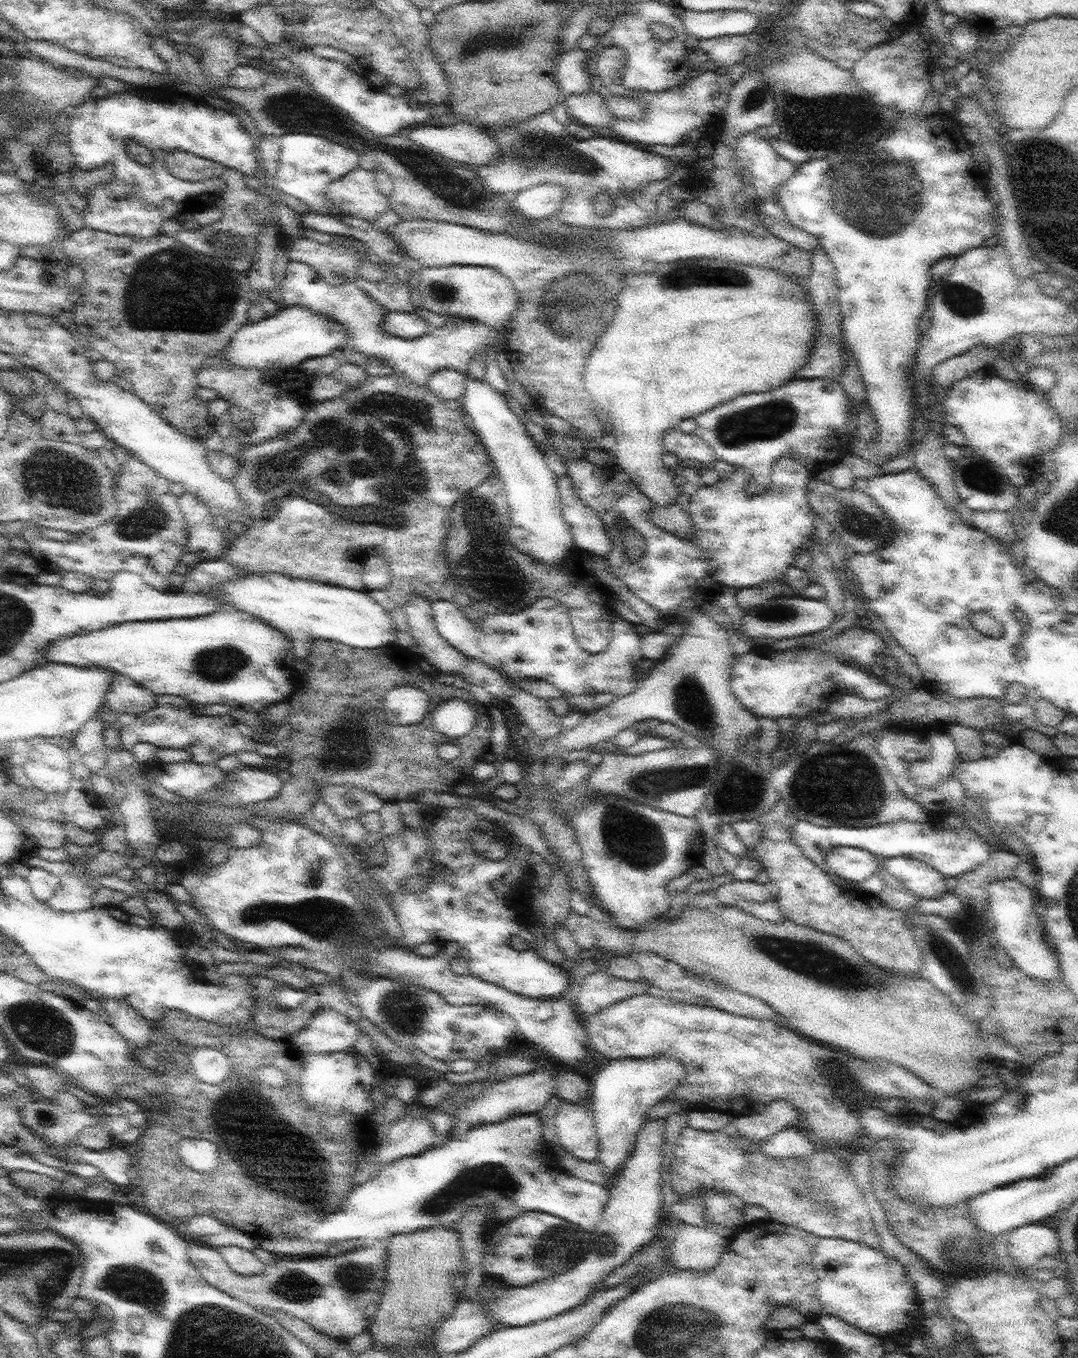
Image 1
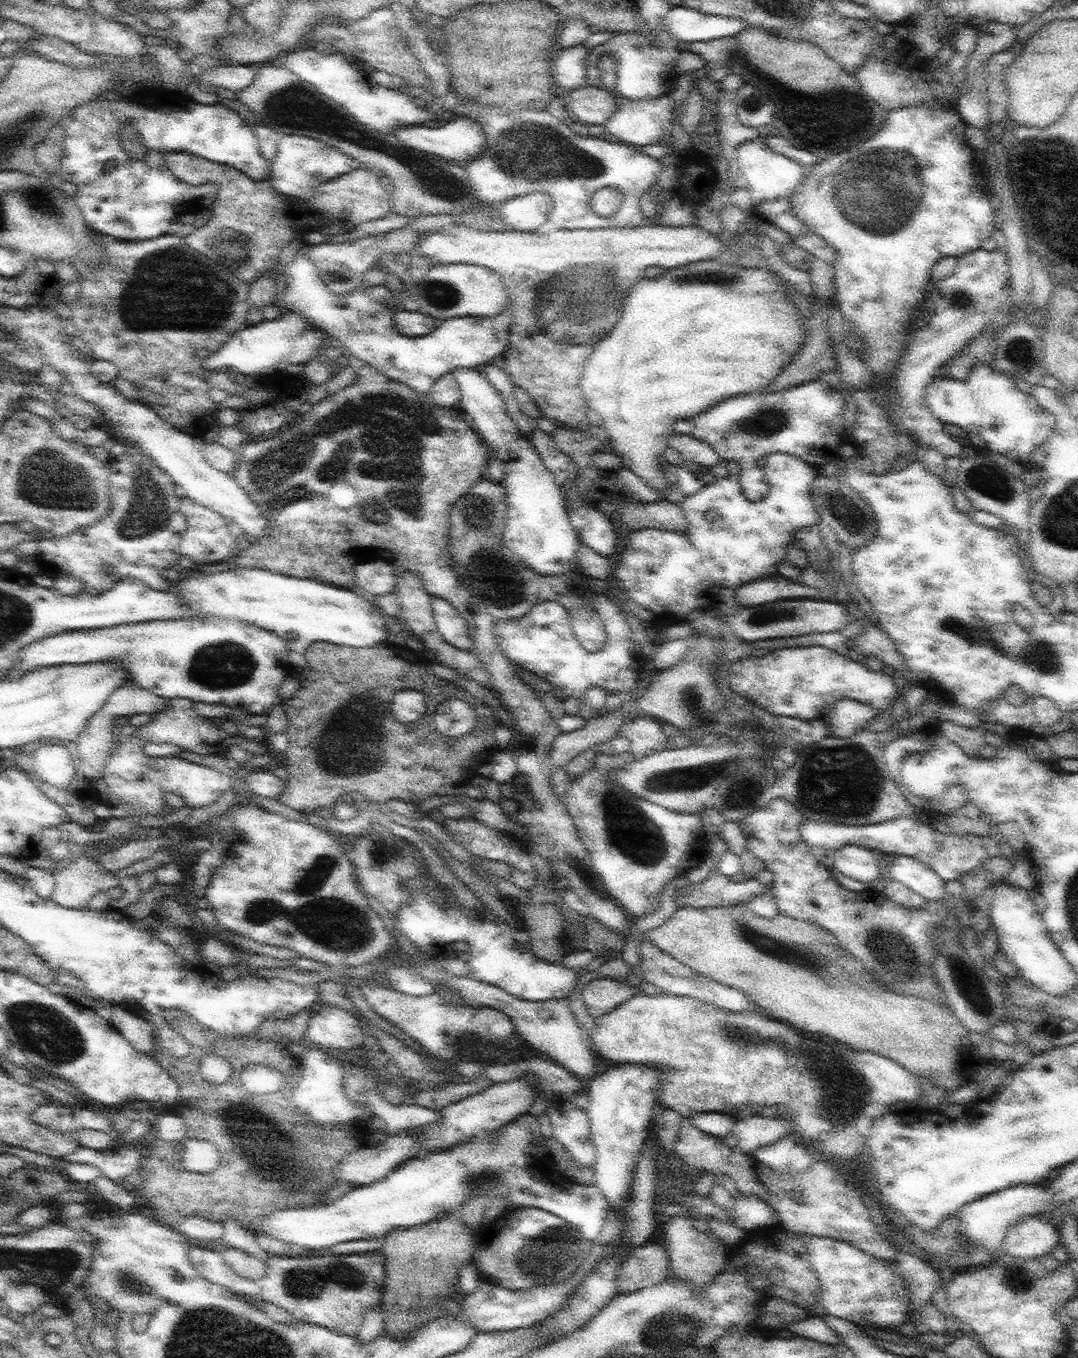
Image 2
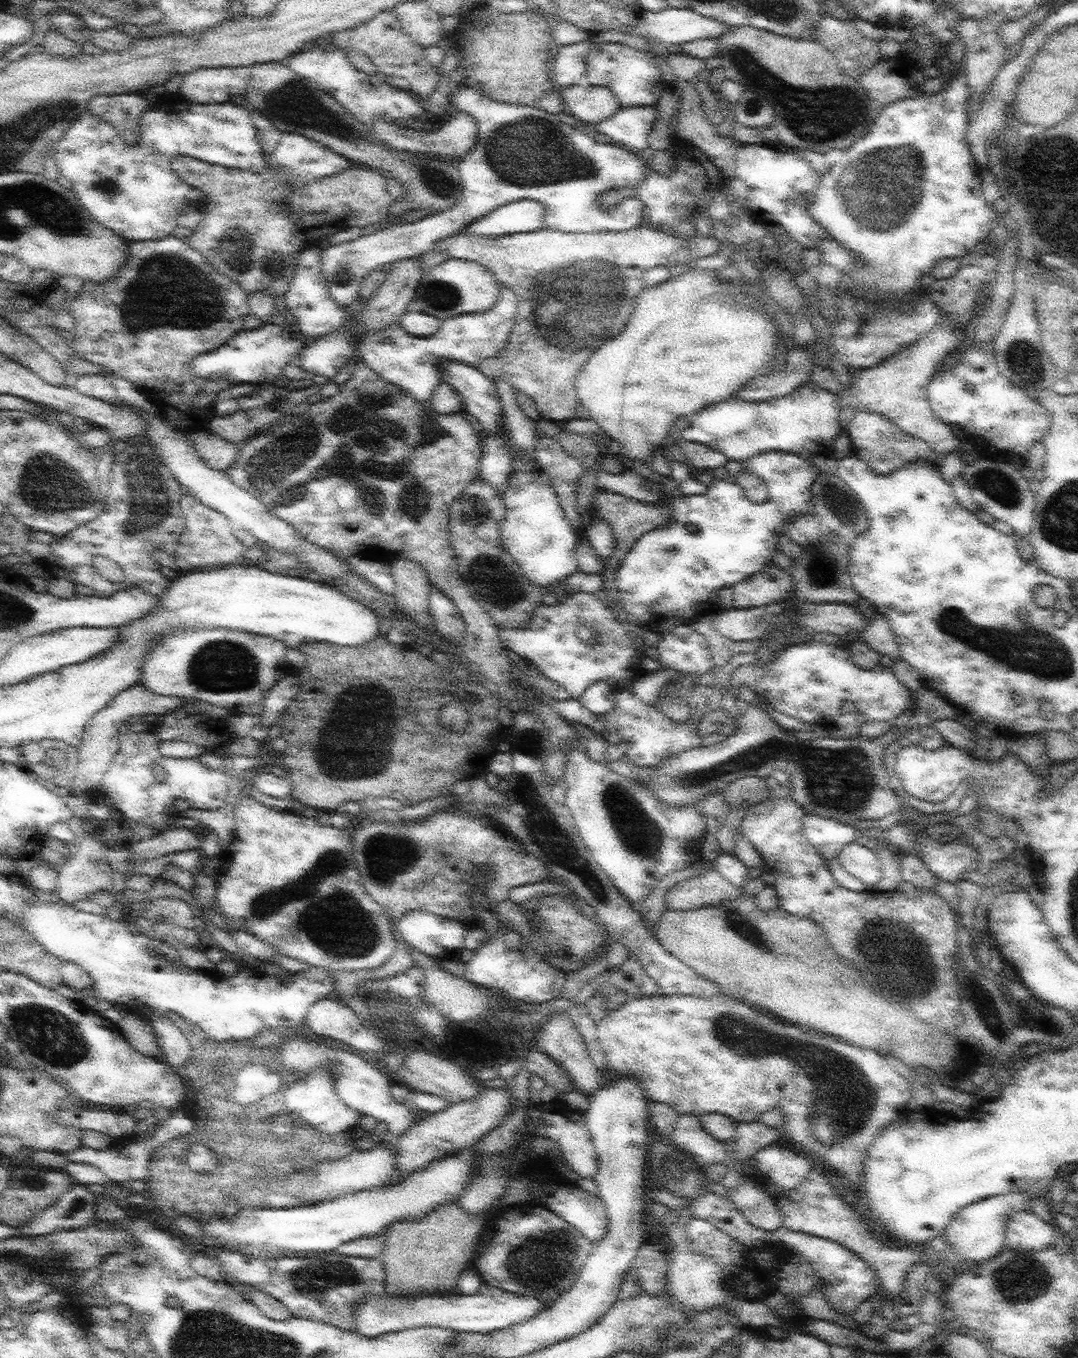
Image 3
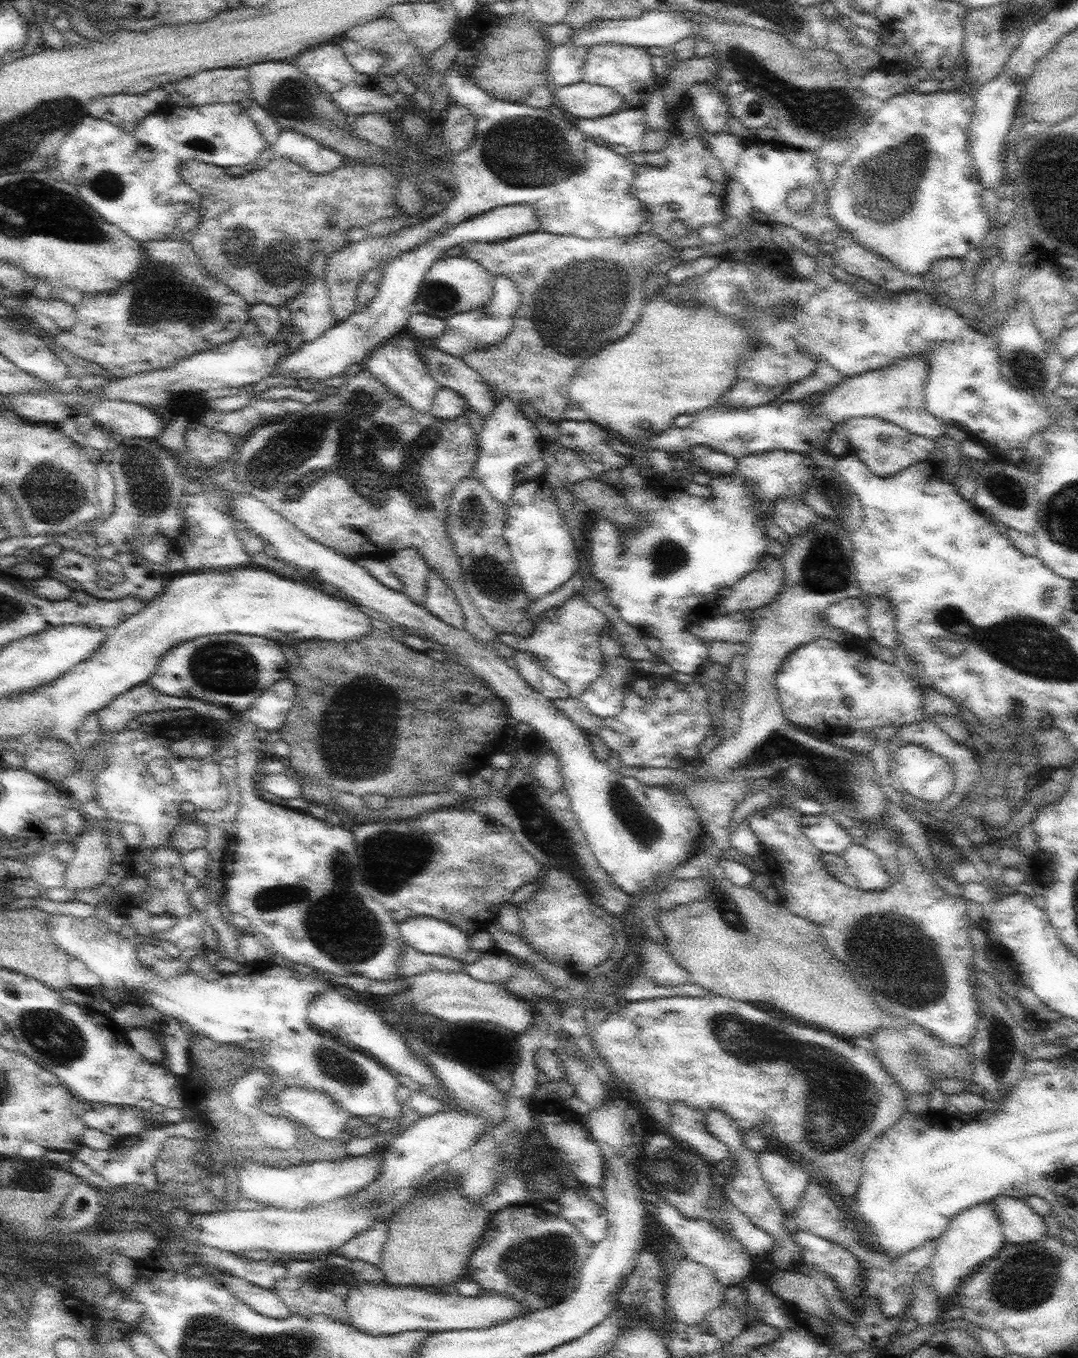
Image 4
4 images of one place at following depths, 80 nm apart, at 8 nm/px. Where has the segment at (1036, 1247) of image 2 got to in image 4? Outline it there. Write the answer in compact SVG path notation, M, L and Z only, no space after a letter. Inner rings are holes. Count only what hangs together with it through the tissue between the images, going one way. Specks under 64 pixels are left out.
M1001 1194L990 1202L995 1206L1002 1226L1005 1242L1010 1244L1032 1244L1040 1242L1049 1229L1044 1217L1039 1216L1024 1199Z

